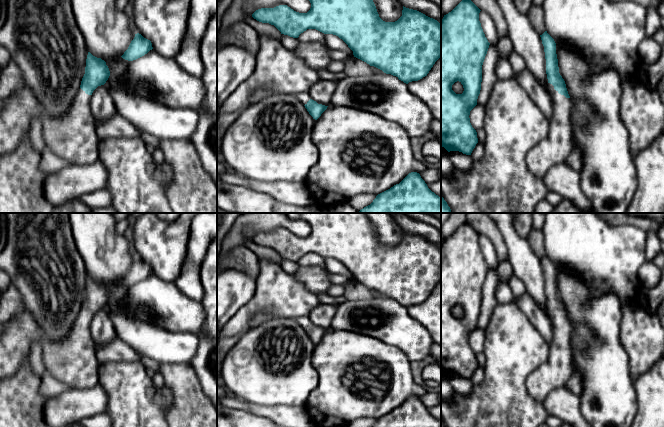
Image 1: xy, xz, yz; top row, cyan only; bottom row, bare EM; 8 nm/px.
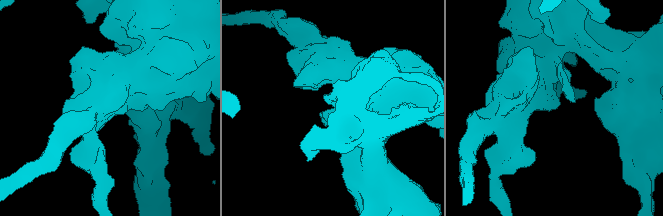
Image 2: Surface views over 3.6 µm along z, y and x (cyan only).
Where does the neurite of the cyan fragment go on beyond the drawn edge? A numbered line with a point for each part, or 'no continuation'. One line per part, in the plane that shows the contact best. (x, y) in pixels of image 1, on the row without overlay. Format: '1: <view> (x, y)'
1: yz (554, 374)

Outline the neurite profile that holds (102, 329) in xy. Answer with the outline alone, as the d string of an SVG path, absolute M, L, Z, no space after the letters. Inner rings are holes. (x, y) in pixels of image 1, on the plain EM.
M105 309L98 310L93 315L90 330L95 345L105 344L117 337L111 317Z

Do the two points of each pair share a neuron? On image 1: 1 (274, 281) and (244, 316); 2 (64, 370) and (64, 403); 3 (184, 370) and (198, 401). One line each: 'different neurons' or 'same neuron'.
1: same neuron
2: different neurons
3: same neuron

